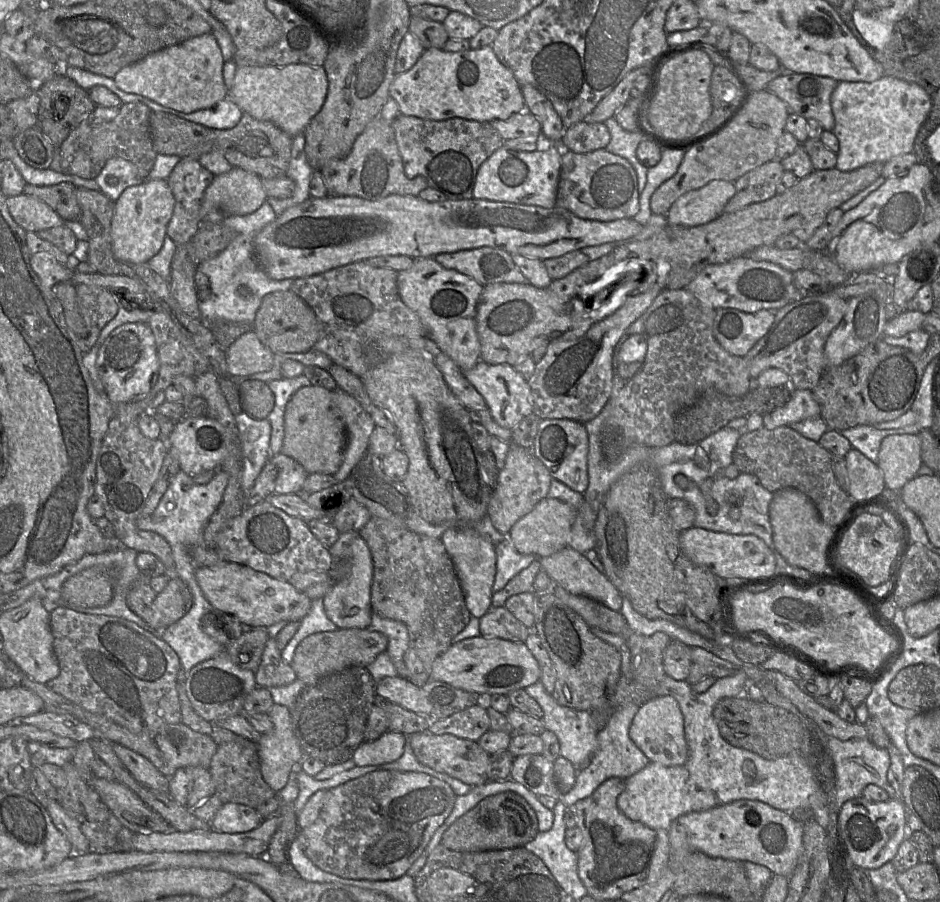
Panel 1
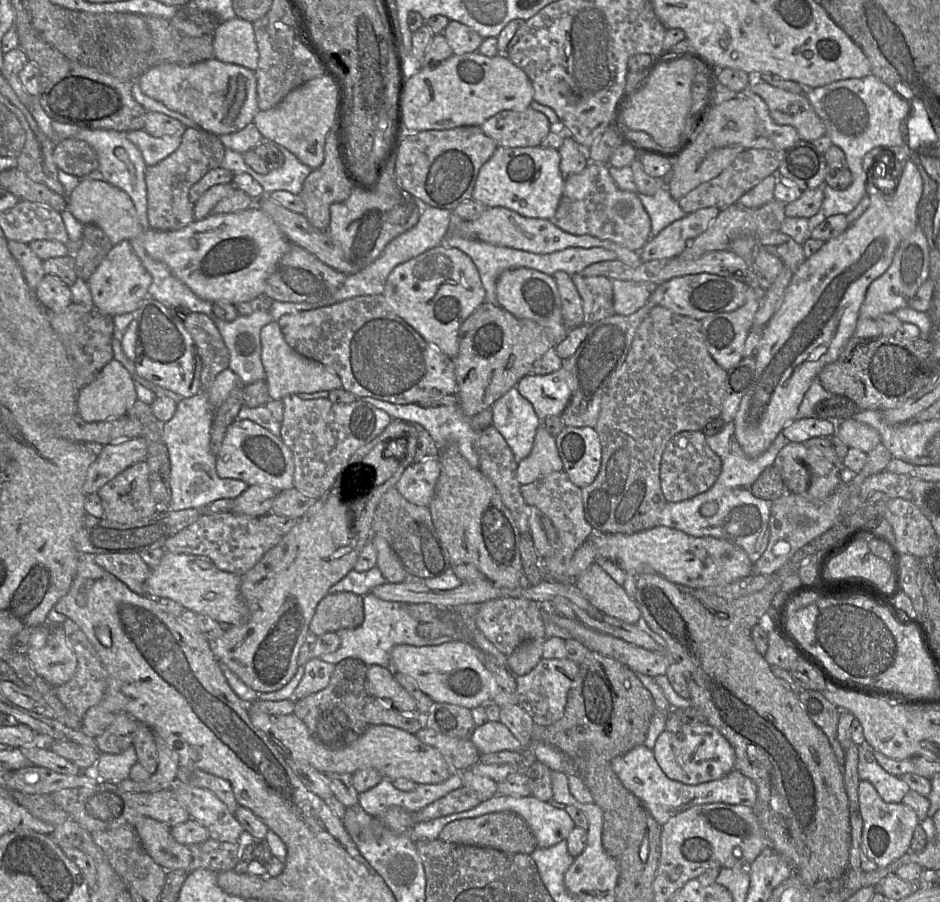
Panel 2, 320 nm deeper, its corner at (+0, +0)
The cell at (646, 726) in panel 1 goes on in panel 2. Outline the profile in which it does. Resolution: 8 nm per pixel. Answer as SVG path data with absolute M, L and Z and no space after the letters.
M682 724L676 733L664 730L652 749L663 772L672 780L697 785L718 780L734 769L735 754L727 739L708 724Z

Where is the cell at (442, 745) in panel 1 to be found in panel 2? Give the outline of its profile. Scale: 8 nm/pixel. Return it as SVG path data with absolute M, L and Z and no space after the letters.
M251 712L251 721L282 751L284 756L312 766L326 773L353 774L361 768L375 768L390 780L405 778L417 784L437 784L445 781L453 770L442 753L421 742L415 734L391 725L369 725L353 743L333 750L316 741L306 725L294 714L271 715Z

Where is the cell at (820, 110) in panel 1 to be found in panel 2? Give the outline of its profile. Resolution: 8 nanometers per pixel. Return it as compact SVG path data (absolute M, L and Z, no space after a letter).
M753 78L752 92L767 104L772 119L779 125L794 127L800 140L813 142L826 134L826 127L805 94L793 93Z

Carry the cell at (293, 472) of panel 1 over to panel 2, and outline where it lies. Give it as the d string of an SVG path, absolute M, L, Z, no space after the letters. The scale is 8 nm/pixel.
M248 486L240 496L234 499L232 512L251 517L264 517L271 511L278 494L279 491L270 486Z

